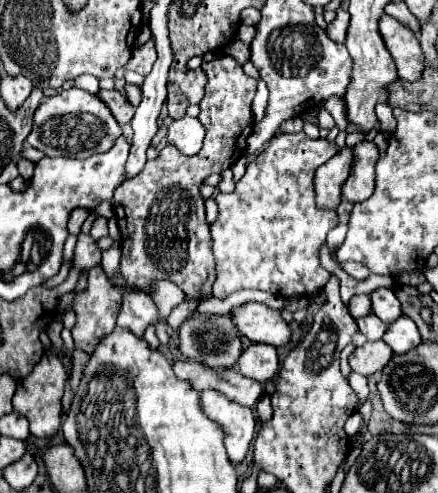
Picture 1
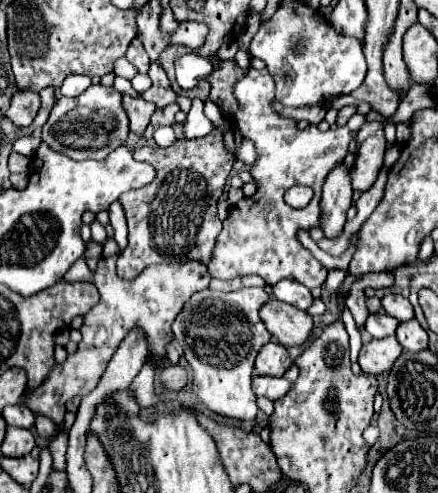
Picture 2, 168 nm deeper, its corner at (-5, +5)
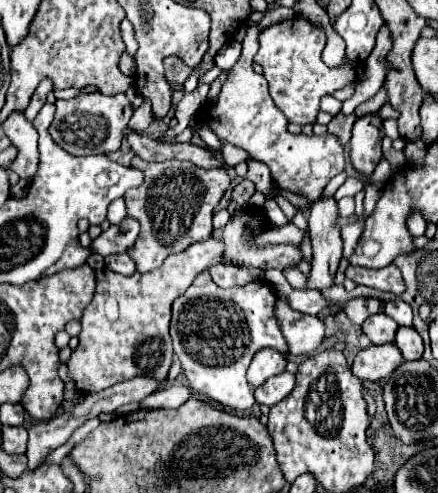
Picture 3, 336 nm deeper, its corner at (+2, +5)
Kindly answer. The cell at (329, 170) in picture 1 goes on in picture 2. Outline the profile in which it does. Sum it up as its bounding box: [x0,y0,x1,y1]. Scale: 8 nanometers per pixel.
[321,163,351,237]

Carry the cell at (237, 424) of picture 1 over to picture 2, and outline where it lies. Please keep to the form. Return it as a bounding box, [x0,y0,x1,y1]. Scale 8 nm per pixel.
[173,287,271,421]

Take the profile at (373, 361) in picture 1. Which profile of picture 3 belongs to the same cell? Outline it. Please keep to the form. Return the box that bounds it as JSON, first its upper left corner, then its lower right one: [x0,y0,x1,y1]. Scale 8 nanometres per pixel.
[352,343,402,381]

